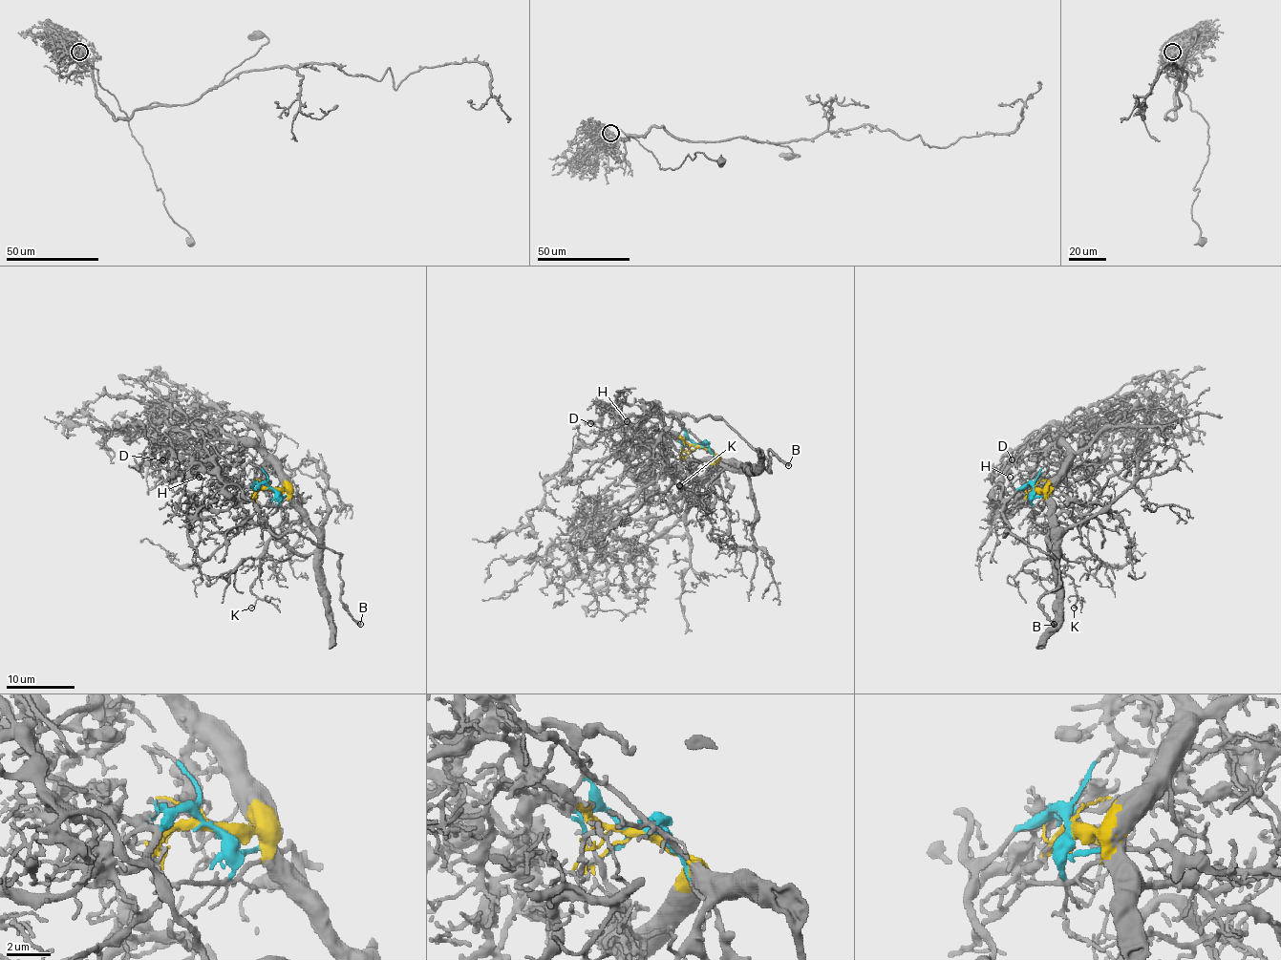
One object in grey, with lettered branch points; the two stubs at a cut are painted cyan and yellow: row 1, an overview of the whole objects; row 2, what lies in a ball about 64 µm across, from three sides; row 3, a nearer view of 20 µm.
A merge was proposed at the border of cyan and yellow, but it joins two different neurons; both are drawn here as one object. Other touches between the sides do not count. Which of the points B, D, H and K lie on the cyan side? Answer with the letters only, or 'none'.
B, D, H

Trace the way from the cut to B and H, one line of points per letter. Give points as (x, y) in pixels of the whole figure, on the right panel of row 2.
B: (1034, 489), (1029, 484), (1020, 487), (1005, 503), (1005, 536), (1057, 562), (1057, 586), (1039, 606), (1055, 625)
H: (1034, 489), (1025, 484), (1003, 500), (1001, 478), (1005, 470), (1010, 478)

